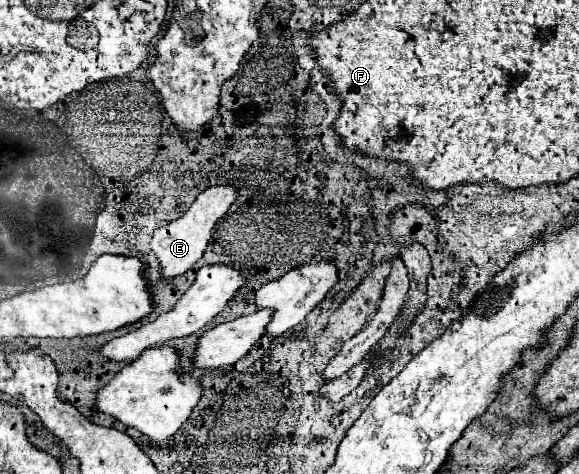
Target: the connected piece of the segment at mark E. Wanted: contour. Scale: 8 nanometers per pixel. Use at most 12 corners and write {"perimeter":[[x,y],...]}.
{"perimeter":[[210,186],[182,218],[154,232],[162,276],[196,266],[212,228],[238,198]]}

